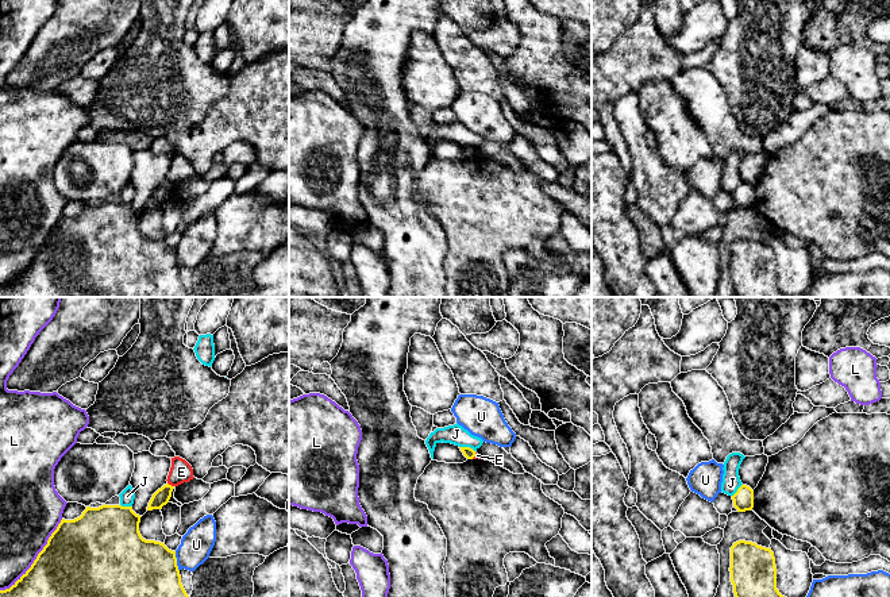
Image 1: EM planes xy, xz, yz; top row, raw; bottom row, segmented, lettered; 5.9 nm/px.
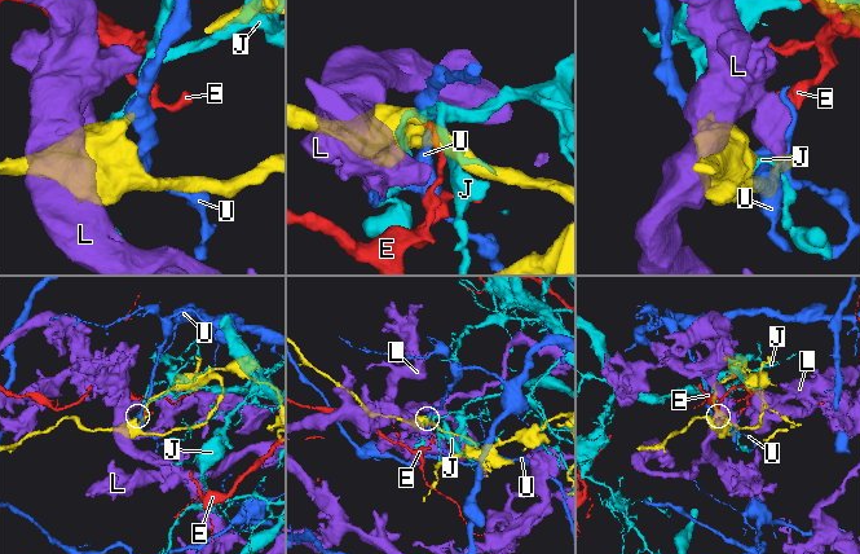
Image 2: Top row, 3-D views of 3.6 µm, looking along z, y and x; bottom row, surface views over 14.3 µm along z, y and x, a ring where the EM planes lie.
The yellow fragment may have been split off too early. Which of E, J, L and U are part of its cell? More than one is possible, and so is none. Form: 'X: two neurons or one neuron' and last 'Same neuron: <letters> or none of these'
E: two neurons
J: two neurons
L: two neurons
U: two neurons
Same neuron: none of these

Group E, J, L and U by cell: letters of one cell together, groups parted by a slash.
E / J / L / U

